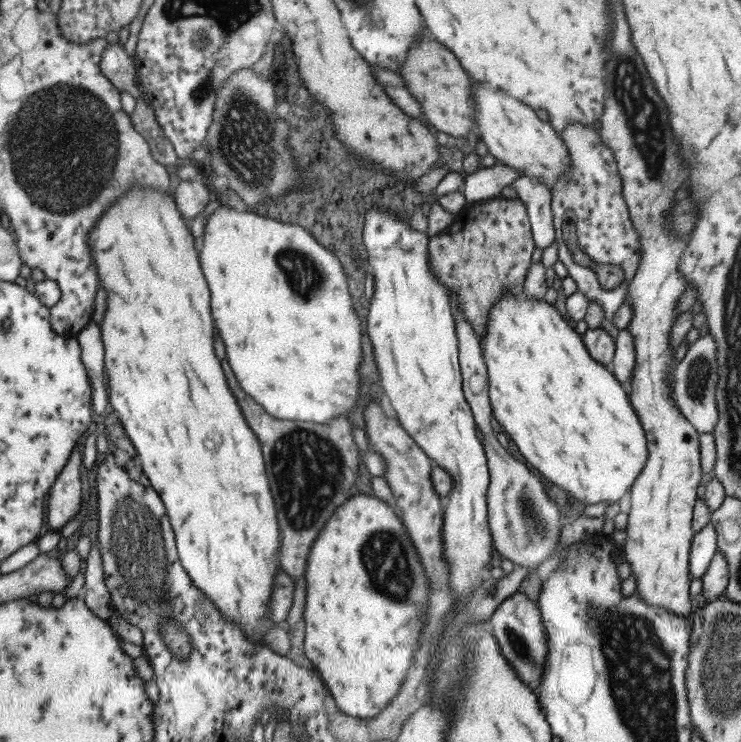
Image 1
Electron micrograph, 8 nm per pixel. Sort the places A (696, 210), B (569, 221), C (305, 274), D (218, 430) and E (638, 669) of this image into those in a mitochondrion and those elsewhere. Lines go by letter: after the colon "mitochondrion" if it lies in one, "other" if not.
A: other
B: other
C: mitochondrion
D: other
E: mitochondrion

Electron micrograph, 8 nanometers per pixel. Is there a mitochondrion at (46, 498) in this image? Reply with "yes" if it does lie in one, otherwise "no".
no

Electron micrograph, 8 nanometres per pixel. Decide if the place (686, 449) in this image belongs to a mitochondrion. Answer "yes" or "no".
no

